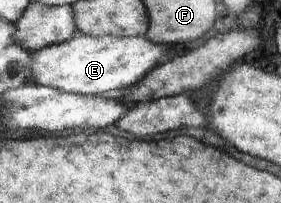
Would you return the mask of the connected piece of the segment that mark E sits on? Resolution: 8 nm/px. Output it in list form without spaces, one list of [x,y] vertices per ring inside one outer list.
[[[75,31],[69,40],[38,49],[31,56],[30,75],[38,86],[84,96],[101,95],[103,91],[125,89],[137,84],[157,66],[157,60],[169,46],[149,41],[146,36],[93,37]]]

